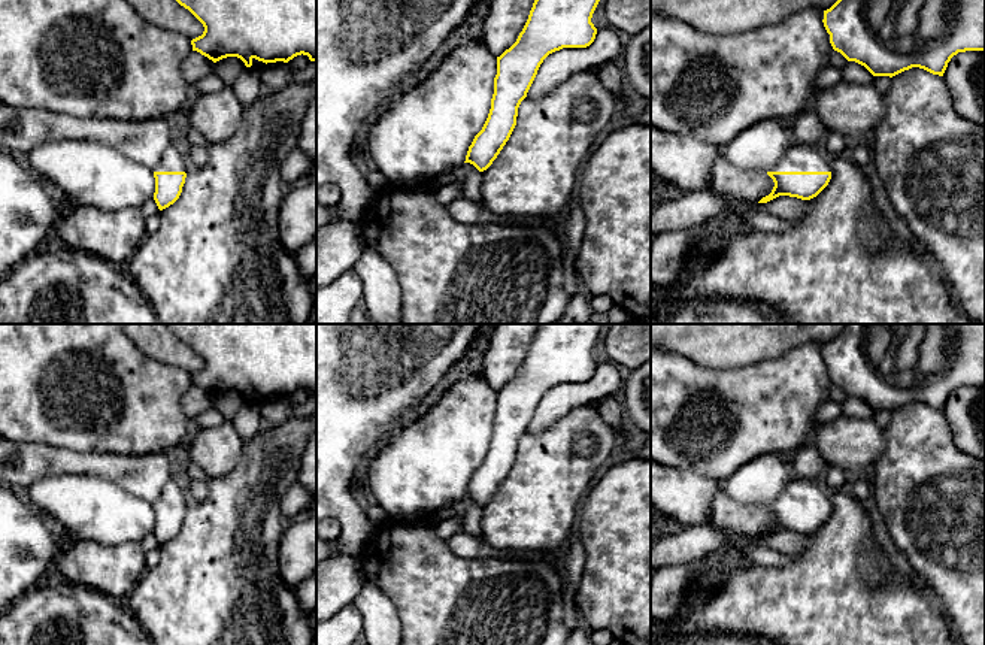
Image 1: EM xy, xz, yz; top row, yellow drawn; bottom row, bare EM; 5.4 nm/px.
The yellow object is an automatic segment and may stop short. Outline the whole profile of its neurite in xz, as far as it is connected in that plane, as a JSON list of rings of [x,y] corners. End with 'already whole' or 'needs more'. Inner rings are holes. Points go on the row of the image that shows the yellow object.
[[[534,0],[516,42],[497,57],[491,109],[469,146],[466,161],[487,170],[509,140],[518,108],[543,60],[563,48],[587,48],[597,34],[591,22],[600,0]]]; already whole

